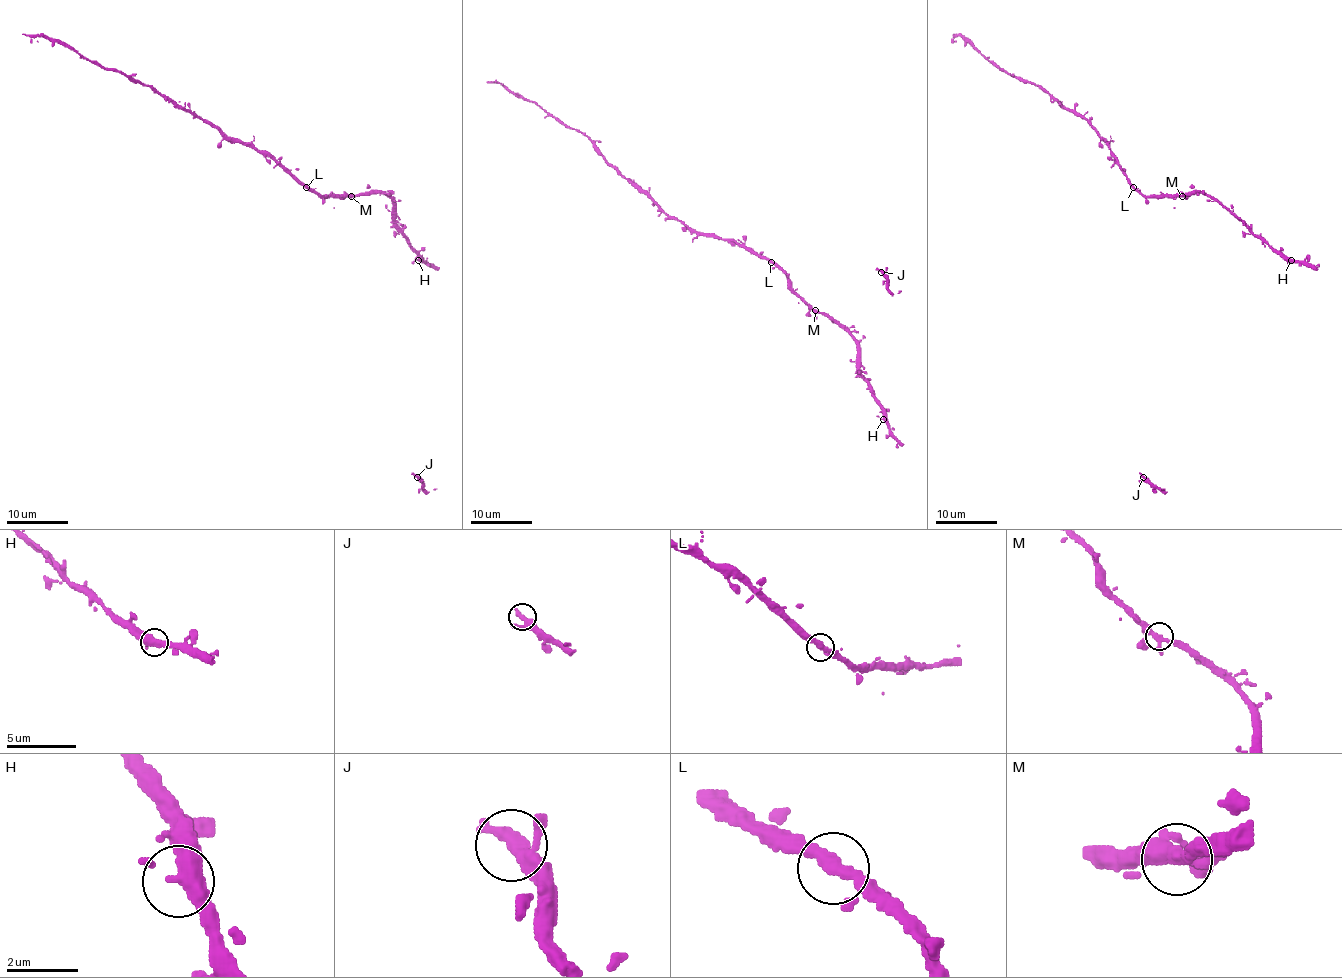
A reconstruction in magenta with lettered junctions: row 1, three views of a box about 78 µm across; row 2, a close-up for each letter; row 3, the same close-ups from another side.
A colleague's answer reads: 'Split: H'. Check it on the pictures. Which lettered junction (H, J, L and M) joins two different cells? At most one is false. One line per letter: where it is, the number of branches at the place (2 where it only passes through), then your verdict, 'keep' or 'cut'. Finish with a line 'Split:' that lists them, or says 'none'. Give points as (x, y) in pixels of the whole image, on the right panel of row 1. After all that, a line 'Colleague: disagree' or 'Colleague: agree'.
H: place (1291, 260); branches 2; keep
J: place (1143, 477); branches 2; keep
L: place (1133, 187); branches 2; keep
M: place (1182, 196); branches 3; keep
Split: none
Colleague: disagree

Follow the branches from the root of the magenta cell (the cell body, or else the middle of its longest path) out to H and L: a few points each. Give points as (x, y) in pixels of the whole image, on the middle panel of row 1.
H: (815, 312), (828, 313), (855, 341), (857, 369), (880, 404), (883, 419)
L: (815, 312), (791, 287), (789, 278), (771, 261)

